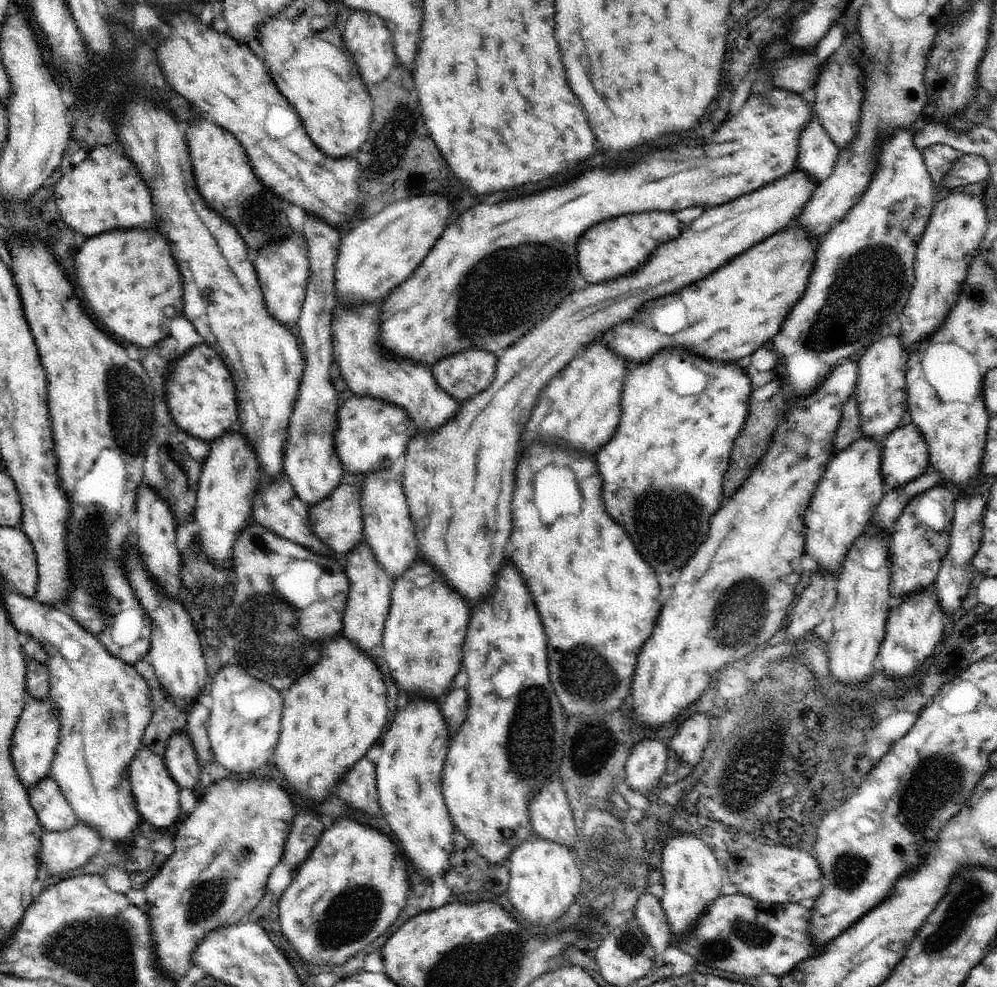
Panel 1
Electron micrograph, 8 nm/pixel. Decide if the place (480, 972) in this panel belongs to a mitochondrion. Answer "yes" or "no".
yes

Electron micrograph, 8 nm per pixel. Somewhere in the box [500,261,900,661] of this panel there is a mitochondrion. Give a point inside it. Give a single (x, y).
(668, 521)

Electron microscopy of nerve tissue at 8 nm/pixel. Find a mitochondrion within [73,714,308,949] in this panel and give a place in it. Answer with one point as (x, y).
(207, 898)

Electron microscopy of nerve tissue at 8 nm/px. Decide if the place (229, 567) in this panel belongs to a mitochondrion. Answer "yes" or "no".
no

